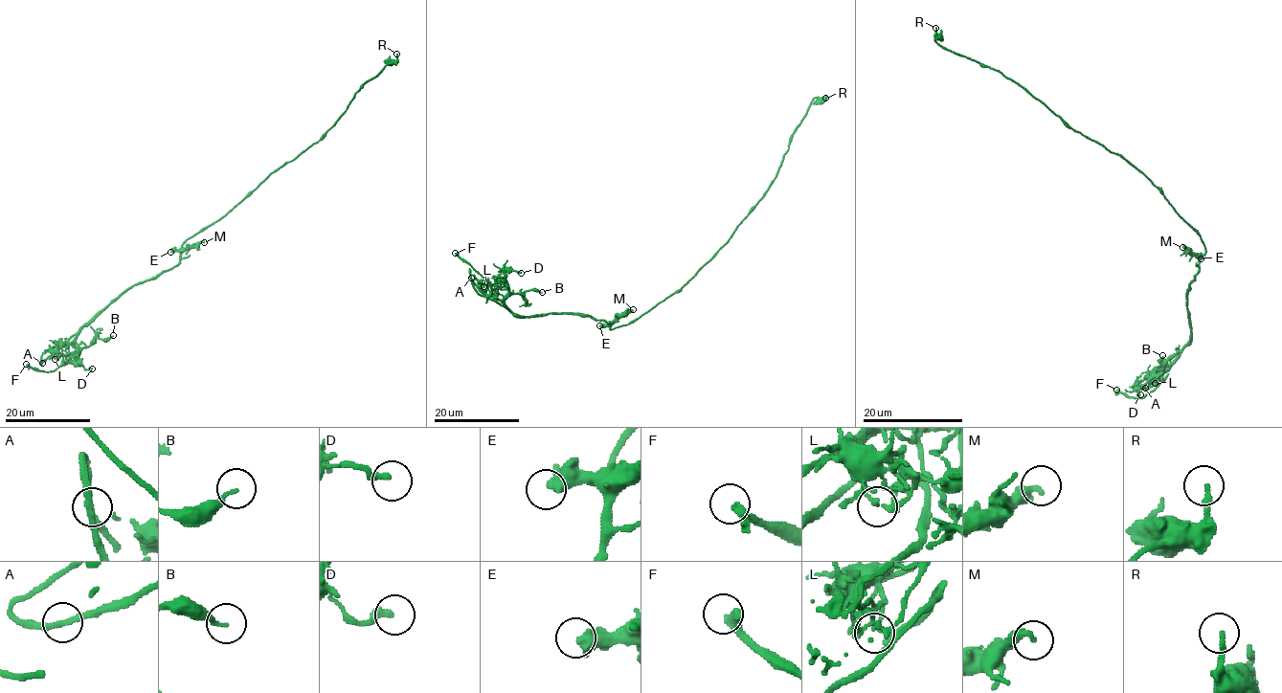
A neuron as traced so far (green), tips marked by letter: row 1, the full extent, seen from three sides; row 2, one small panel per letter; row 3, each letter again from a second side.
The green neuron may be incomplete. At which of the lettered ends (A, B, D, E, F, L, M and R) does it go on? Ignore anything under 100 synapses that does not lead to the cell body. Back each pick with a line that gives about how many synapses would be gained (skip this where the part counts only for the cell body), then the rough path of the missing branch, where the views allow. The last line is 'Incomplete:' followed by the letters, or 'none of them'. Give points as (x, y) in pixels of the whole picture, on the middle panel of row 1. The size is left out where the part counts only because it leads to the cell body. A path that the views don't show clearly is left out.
Incomplete: F

